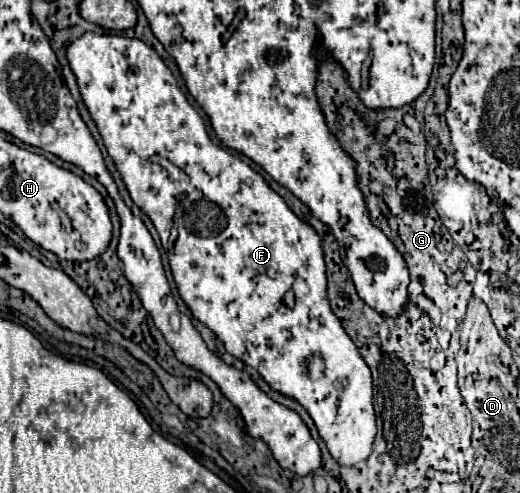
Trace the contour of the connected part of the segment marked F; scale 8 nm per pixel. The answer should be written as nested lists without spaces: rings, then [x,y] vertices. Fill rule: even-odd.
[[[86,32],[76,42],[72,42],[68,46],[68,62],[70,62],[72,72],[76,74],[82,100],[84,100],[92,120],[96,122],[96,126],[98,126],[98,130],[102,134],[104,146],[106,146],[110,158],[114,160],[118,172],[122,174],[122,180],[124,180],[124,184],[126,184],[134,204],[152,220],[152,224],[156,226],[156,230],[160,234],[162,248],[168,252],[168,260],[170,260],[170,268],[172,268],[172,274],[174,274],[174,282],[178,286],[178,292],[180,292],[182,300],[190,308],[192,316],[196,320],[200,320],[204,326],[208,326],[224,342],[224,348],[232,356],[236,356],[236,358],[244,360],[248,366],[256,368],[260,372],[260,376],[276,392],[298,400],[308,410],[308,414],[316,422],[320,438],[326,442],[332,458],[340,466],[354,466],[354,464],[366,460],[370,456],[370,452],[372,452],[372,444],[374,444],[374,438],[376,438],[376,414],[374,414],[374,406],[372,406],[372,376],[370,376],[370,368],[366,368],[366,362],[360,356],[358,348],[354,346],[350,336],[344,332],[340,320],[336,318],[336,314],[332,312],[332,308],[328,304],[328,296],[326,296],[326,266],[324,266],[324,254],[322,254],[322,240],[316,234],[316,230],[310,224],[306,224],[304,220],[300,220],[290,210],[290,206],[284,202],[284,198],[278,196],[256,170],[252,170],[246,162],[242,162],[240,158],[232,156],[224,148],[216,146],[208,138],[208,130],[204,126],[202,116],[188,104],[186,96],[182,94],[182,90],[176,84],[176,78],[172,76],[172,72],[168,70],[168,66],[162,62],[162,58],[158,56],[158,52],[154,48],[146,46],[142,40],[136,40],[136,38],[122,38],[122,36],[114,36],[114,34],[98,36],[98,34]],[[178,194],[184,194],[184,198],[186,198],[184,200],[184,216],[182,216],[182,220],[174,218],[174,214],[176,214],[176,196]],[[288,292],[294,294],[294,306],[286,306],[284,304],[284,296]],[[312,354],[318,354],[326,362],[324,378],[322,380],[310,380],[308,378],[306,358],[312,356]]]

